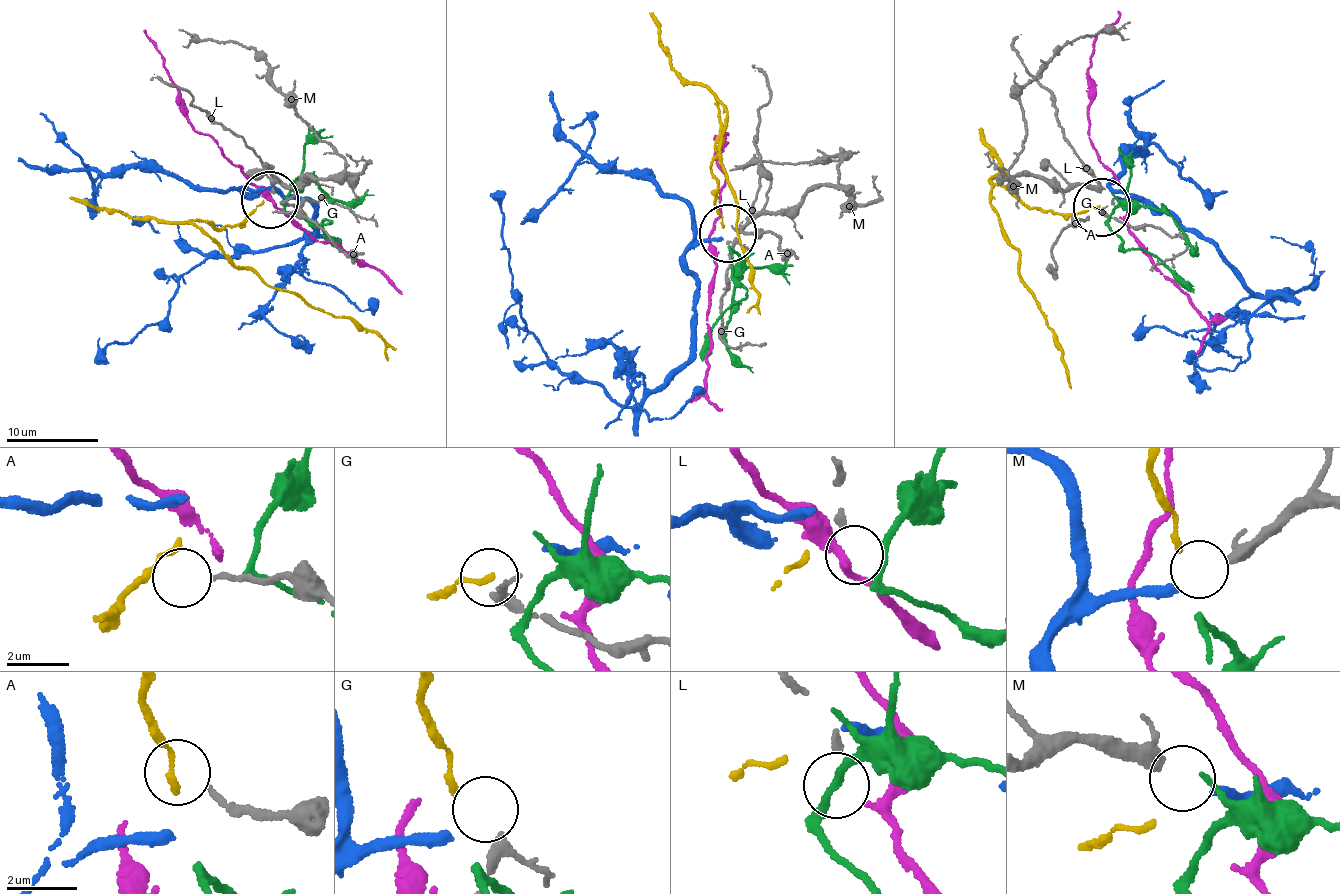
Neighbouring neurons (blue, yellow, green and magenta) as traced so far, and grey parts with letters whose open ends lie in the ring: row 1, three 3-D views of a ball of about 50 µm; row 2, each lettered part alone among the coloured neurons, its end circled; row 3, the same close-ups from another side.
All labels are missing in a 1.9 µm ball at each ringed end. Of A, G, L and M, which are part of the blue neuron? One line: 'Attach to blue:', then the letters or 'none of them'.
Attach to blue: M

